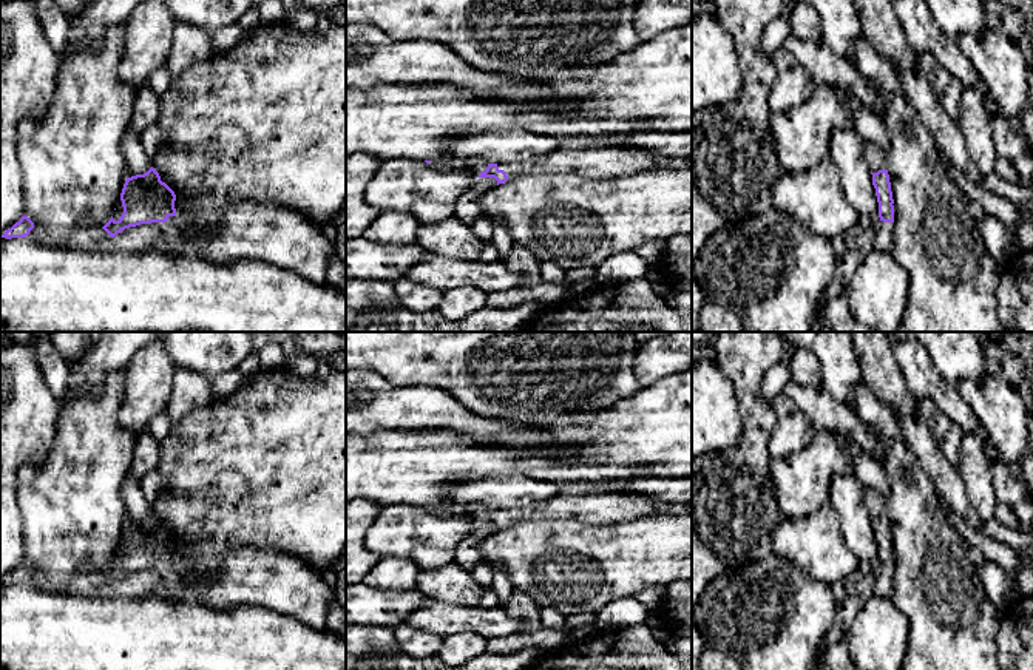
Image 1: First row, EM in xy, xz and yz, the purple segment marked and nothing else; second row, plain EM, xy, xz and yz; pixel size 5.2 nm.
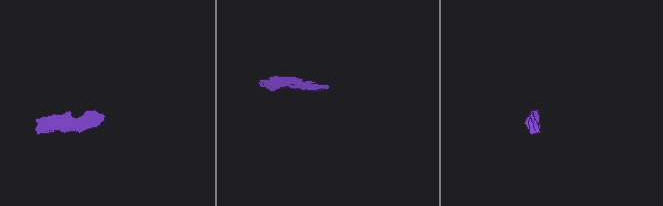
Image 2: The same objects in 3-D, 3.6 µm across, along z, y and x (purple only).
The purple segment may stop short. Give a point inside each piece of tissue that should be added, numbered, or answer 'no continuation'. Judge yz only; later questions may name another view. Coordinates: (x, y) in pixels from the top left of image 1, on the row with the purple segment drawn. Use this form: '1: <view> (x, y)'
1: yz (874, 155)

